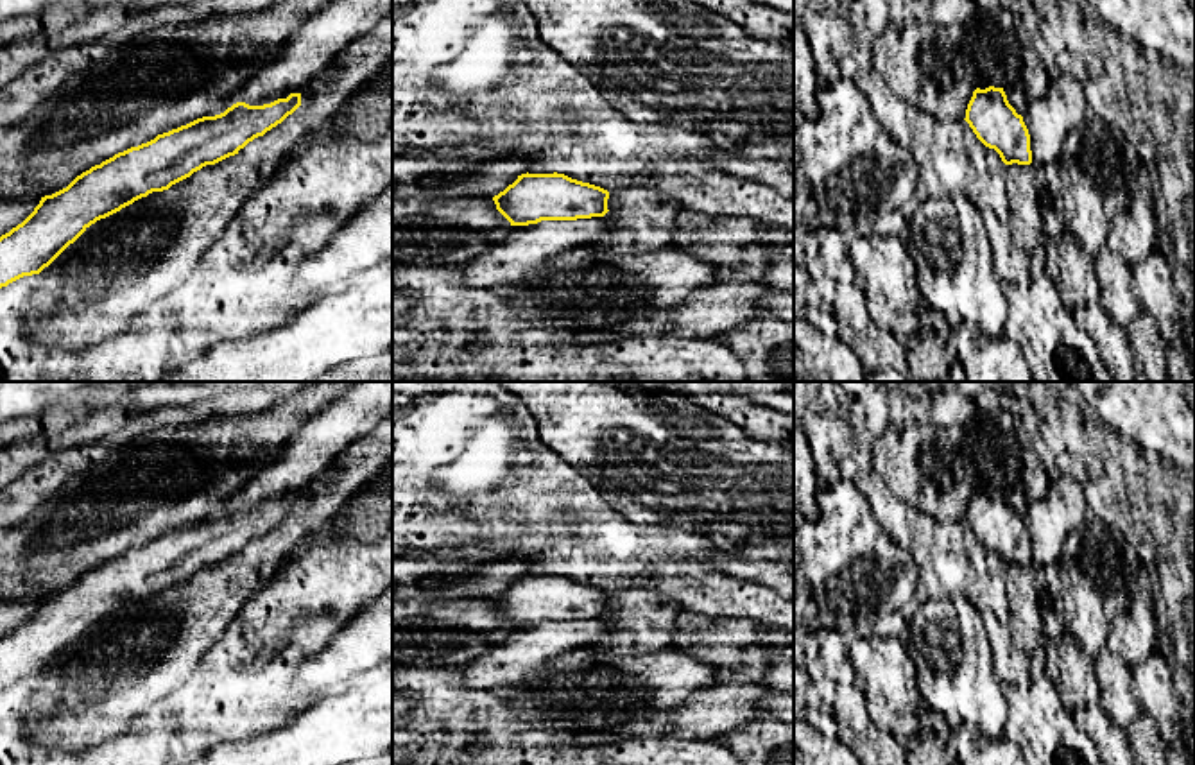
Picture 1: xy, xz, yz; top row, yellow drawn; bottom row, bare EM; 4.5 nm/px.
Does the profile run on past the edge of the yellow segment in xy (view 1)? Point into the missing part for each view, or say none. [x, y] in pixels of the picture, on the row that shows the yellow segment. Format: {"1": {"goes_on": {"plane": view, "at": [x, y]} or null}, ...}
{"1": {"goes_on": null}}

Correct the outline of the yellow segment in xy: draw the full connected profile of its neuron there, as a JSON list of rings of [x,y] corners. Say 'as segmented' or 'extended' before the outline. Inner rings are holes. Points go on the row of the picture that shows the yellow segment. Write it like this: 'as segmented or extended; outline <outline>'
as segmented; outline [[[301,93],[263,106],[236,102],[220,115],[197,118],[118,152],[66,188],[41,197],[21,224],[0,236],[0,288],[39,274],[97,220],[238,154],[299,106]]]

